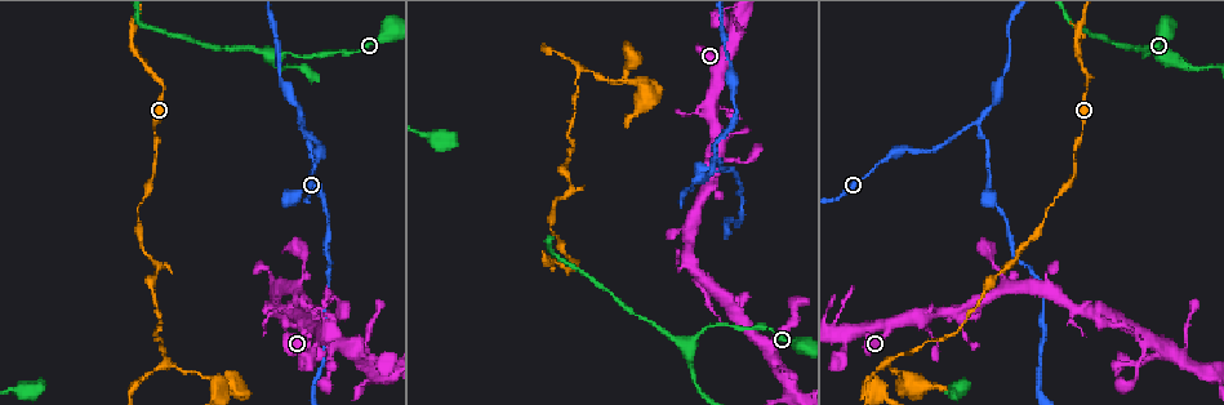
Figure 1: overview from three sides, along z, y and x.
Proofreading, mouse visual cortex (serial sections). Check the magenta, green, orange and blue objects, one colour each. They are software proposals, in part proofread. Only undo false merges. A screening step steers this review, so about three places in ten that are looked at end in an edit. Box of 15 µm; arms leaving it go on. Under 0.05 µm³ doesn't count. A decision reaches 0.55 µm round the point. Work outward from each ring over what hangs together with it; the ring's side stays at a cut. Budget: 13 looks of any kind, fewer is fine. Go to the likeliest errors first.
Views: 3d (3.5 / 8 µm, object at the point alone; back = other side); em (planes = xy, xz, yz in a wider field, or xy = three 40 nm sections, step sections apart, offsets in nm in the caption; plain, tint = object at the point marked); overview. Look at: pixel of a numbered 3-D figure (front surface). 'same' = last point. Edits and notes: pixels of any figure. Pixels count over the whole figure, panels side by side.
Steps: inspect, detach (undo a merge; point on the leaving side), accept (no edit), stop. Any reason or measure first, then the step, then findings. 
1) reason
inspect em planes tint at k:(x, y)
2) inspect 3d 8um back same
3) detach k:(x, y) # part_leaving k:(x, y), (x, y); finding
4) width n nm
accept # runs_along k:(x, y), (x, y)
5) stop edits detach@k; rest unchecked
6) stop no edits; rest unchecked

a fork
inspect 3d 3.5um at 1:(165, 363)

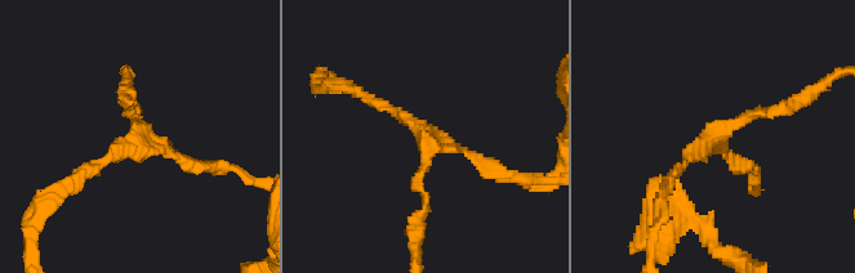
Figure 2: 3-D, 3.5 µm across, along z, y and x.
arms 3; arm_widths 150, 150, 150 nm
inspect em xy step 3 tint at 2:(718, 132)

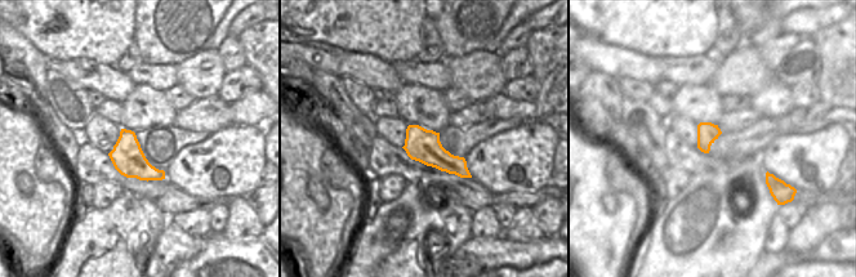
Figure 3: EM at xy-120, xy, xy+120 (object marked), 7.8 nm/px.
width 260 nm
accept # runs_along 2:(133, 106), (148, 141), (212, 165); all the same cell

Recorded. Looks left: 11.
branch point
inspect 3d 3.5um at 1:(717, 156)

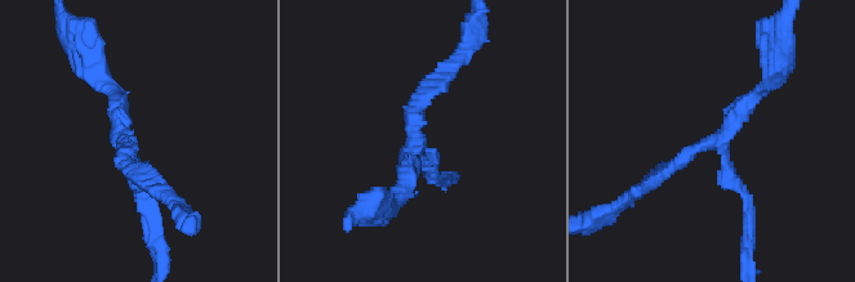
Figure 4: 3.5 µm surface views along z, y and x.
arms 3; arm_widths 150, 200, 200 nm; need the tissue
inspect em xy step 1 tint at 4:(128, 141)

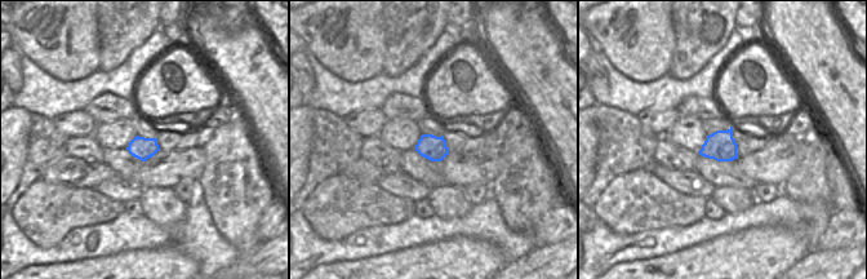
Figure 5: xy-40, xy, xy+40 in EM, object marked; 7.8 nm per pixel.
accept # runs_along 4:(653, 179), (715, 143), (748, 218); continuous, no second cell

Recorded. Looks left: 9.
a fork
inspect 3d 3.5um at 1:(272, 56)

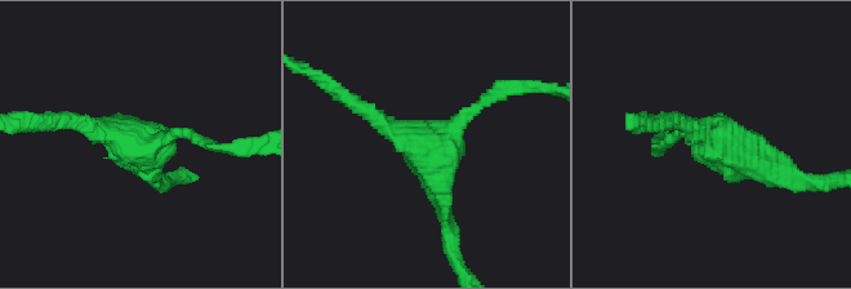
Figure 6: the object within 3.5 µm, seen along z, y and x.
arms 3; arm_widths 150, 200, 250 nm
inspect em xy step 3 tint at 6:(148, 145)

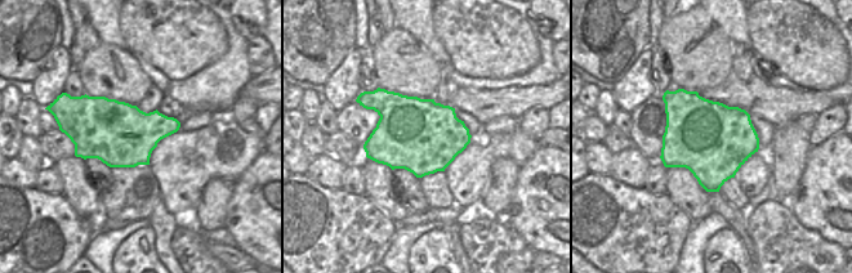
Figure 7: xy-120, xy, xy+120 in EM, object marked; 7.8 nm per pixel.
accept # runs_along 6:(209, 145), (75, 120); one cell here

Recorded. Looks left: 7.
side arm on a straight run
inspect 3d 3.5um at 1:(318, 184)

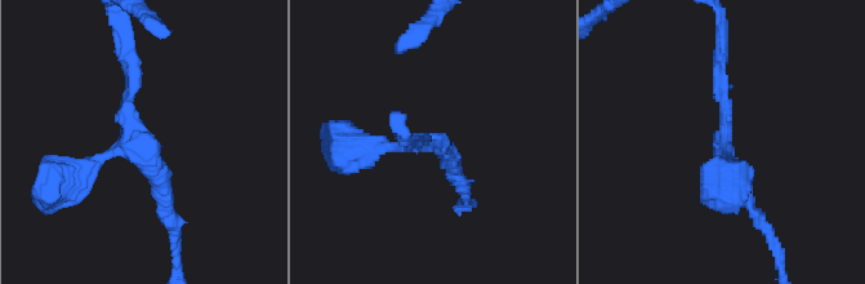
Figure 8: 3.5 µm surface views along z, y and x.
arms 3; arm_widths 150, 200, 300 nm
inspect em xy step 5 tint at 8:(725, 142)

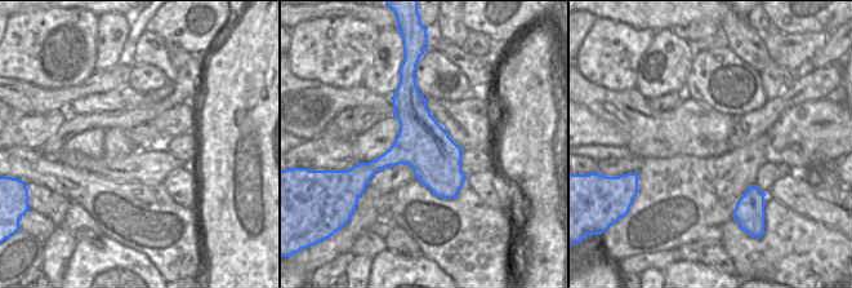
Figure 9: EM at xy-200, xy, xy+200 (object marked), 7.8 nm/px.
accept # runs_along 8:(128, 52), (128, 127), (168, 211); one cell here

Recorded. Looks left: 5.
three arms meet
inspect 3d 3.5um at 1:(692, 269)

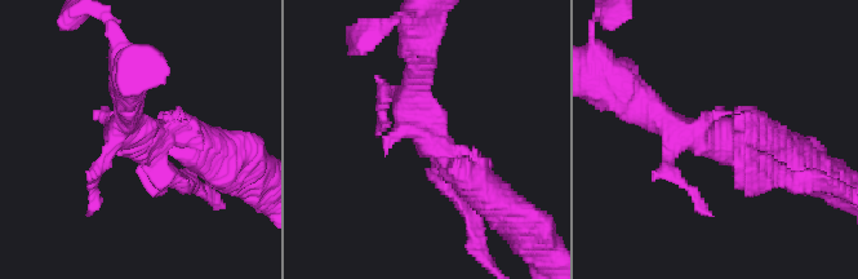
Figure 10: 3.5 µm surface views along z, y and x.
now the EM
inspect em xy step 3 tint at 10:(434, 141)

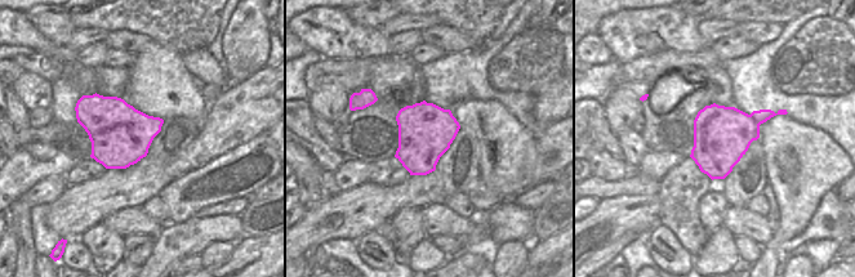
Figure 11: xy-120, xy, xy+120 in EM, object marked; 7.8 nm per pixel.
detach 10:(209, 196) # part_leaving 10:(150, 169), (190, 181), (201, 193); two cells meet here

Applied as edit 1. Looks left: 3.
stop edits detach@10; rest unchecked

